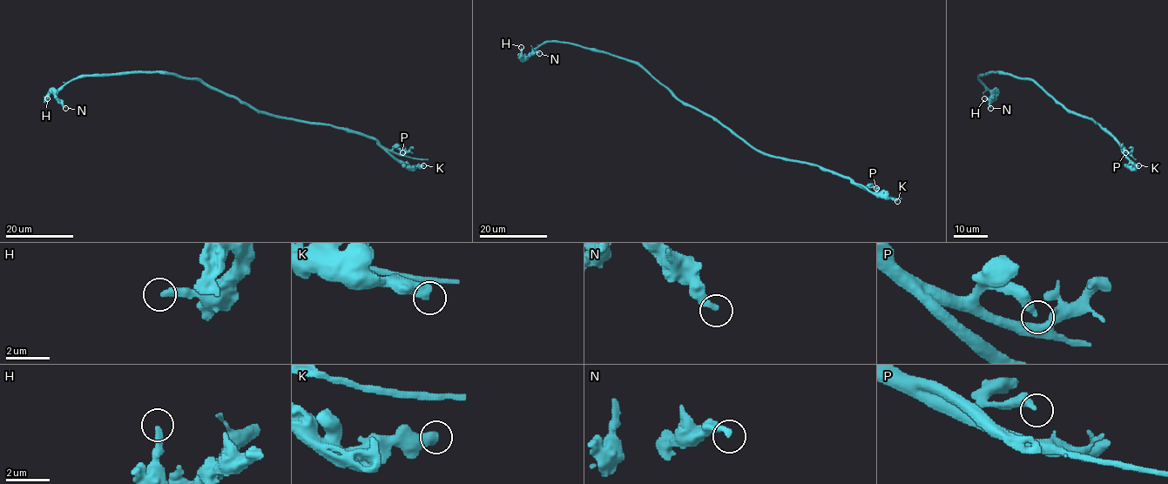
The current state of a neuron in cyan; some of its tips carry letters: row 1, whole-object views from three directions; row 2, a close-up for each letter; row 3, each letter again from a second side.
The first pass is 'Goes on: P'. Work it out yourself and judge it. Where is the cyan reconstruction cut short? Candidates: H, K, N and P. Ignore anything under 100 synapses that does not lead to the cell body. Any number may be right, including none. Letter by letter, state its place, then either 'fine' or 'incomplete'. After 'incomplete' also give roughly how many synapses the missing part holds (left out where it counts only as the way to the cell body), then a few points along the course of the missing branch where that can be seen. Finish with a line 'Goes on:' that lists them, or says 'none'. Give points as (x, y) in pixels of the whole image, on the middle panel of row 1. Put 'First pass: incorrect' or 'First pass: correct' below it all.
H: at (521, 47); fine
K: at (897, 201); fine
N: at (539, 53); fine
P: at (876, 188); fine
Goes on: none
First pass: incorrect

